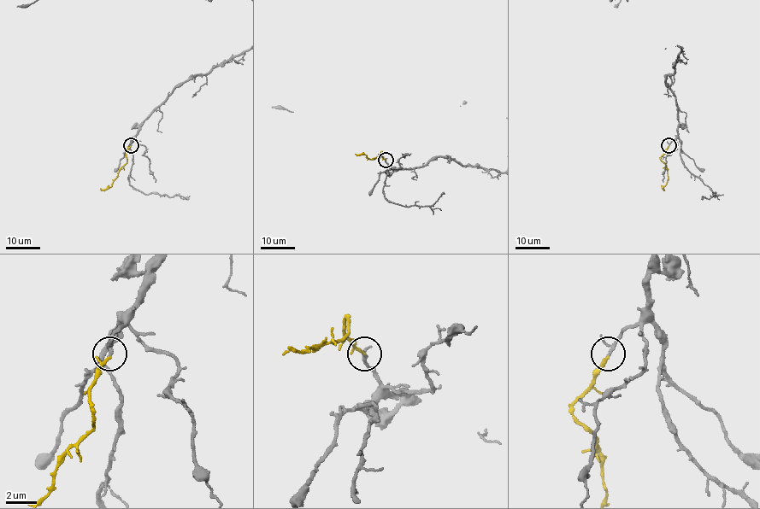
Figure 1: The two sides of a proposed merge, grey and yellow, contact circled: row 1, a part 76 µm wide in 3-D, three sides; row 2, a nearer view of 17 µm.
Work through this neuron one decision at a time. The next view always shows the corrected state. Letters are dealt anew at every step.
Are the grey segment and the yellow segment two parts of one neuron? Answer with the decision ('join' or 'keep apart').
join

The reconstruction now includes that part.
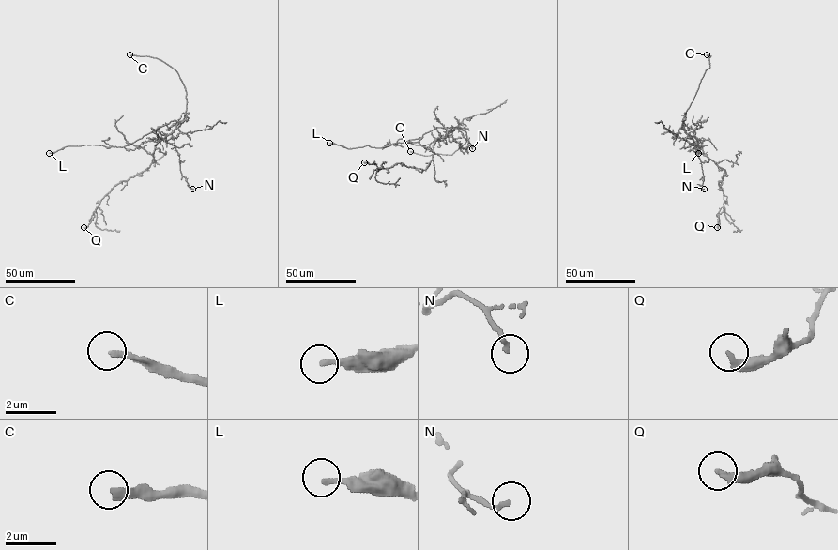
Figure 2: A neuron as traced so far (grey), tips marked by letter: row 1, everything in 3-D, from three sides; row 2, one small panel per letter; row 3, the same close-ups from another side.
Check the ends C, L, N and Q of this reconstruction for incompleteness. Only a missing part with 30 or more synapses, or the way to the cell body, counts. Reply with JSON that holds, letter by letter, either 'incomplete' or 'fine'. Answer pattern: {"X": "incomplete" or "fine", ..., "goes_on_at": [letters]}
{"C": "incomplete", "L": "fine", "N": "fine", "Q": "fine", "goes_on_at": ["C"]}

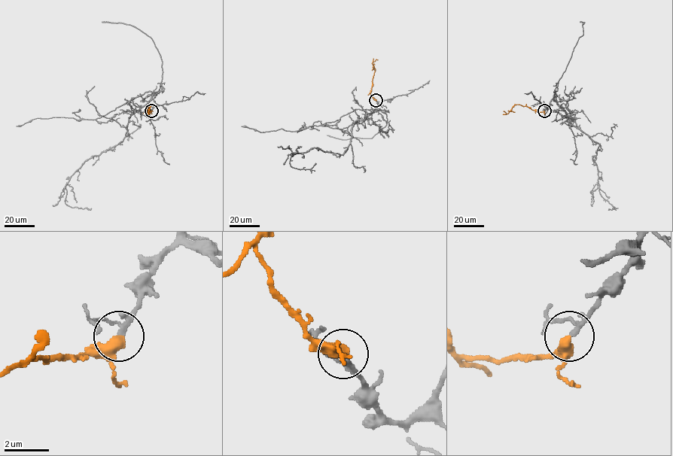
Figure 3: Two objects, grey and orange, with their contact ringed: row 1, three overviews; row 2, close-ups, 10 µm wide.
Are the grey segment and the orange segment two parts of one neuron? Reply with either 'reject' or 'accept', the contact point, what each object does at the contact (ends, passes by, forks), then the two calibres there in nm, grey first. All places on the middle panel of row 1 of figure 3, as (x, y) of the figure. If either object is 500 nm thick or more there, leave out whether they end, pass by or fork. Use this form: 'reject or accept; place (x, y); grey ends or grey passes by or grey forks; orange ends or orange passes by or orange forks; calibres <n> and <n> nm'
accept; place (376, 100); calibres 130 and 500 nm

